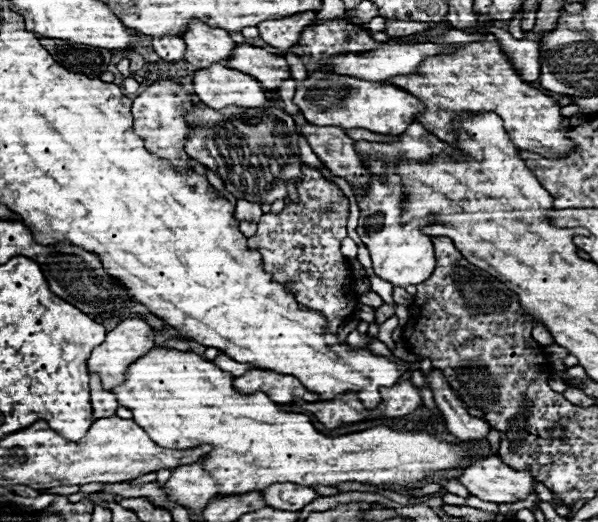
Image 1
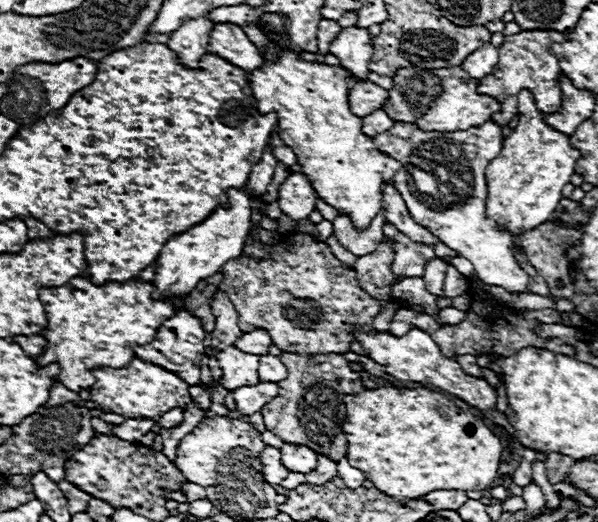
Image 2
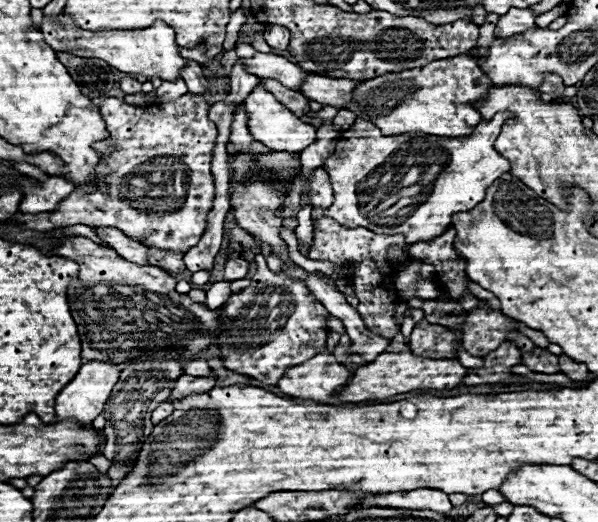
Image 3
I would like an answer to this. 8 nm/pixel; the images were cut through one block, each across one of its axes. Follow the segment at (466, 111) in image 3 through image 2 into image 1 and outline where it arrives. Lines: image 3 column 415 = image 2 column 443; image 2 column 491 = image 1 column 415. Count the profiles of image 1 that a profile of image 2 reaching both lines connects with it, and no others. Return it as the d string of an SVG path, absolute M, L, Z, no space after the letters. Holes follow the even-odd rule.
M314 72L300 86L296 86L294 104L302 110L304 118L314 126L340 126L344 130L366 128L370 132L388 134L388 136L402 134L416 120L416 114L426 110L426 106L416 96L404 92L402 88L396 88L392 84L372 82L372 80L360 80L360 78L354 78L354 76L338 76L338 74L332 74L332 72Z

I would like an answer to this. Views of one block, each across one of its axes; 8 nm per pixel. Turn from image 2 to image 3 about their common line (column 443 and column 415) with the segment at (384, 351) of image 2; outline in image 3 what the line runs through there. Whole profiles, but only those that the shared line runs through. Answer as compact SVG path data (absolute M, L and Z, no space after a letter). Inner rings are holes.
M396 336L392 338L390 350L382 352L374 362L360 366L352 380L338 392L342 402L366 402L366 400L384 400L388 396L412 392L412 390L452 390L462 384L462 378L468 374L468 368L464 368L456 358L424 358L416 356L410 348L410 344Z

